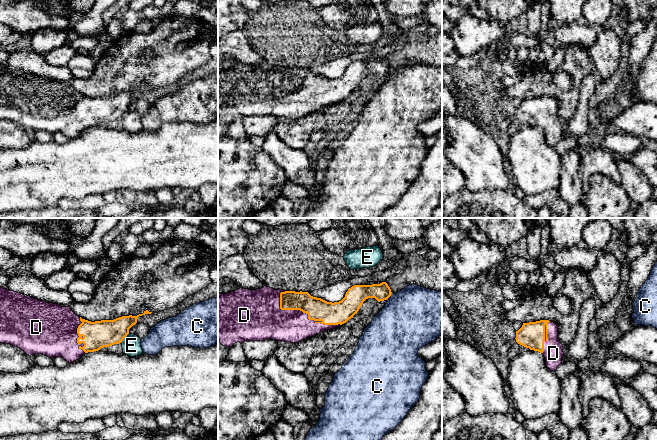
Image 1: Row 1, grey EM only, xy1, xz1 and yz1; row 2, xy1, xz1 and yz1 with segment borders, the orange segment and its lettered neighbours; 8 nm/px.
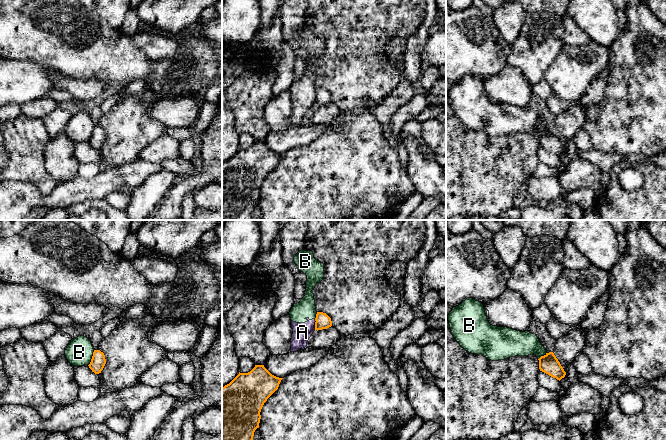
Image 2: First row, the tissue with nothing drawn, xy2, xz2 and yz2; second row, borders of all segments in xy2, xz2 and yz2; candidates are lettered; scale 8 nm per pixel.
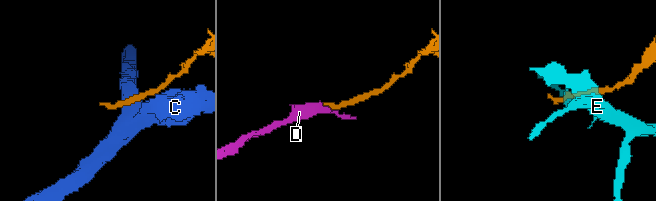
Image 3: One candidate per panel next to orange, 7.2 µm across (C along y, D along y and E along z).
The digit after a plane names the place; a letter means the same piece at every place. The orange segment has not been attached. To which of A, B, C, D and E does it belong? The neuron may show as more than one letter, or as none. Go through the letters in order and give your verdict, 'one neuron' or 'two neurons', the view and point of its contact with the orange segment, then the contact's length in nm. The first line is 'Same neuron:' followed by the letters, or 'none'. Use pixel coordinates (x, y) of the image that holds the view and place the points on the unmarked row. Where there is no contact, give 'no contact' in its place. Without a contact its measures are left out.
Same neuron: D
A: two neurons; meets orange in xz2 at (315, 101); contact 100 nm long
B: two neurons; meets orange in xy2 at (92, 134); contact 140 nm long
C: two neurons; meets orange in xz1 at (390, 71); contact 80 nm long
D: one neuron; meets orange in xz1 at (304, 88); contact 550 nm long
E: two neurons; meets orange in xy1 at (124, 113); contact 100 nm long

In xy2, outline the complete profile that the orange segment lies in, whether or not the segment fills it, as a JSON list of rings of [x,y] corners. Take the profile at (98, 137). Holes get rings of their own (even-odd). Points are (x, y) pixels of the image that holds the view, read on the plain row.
[[[94,126],[91,138],[88,141],[92,148],[94,148],[95,150],[101,149],[105,140],[106,135],[104,129],[100,126]]]

